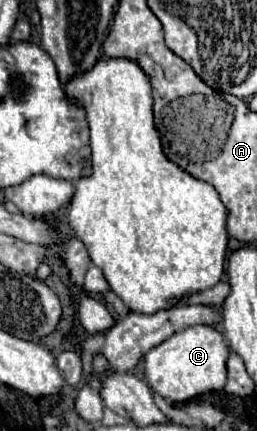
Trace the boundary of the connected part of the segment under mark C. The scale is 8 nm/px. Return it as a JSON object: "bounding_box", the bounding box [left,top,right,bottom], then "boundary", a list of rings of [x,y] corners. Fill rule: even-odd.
{"bounding_box":[145,325,227,403],"boundary":[[[209,325],[187,327],[145,353],[145,379],[157,395],[173,403],[183,403],[207,391],[221,391],[227,381],[227,353],[225,337],[217,329]]]}

